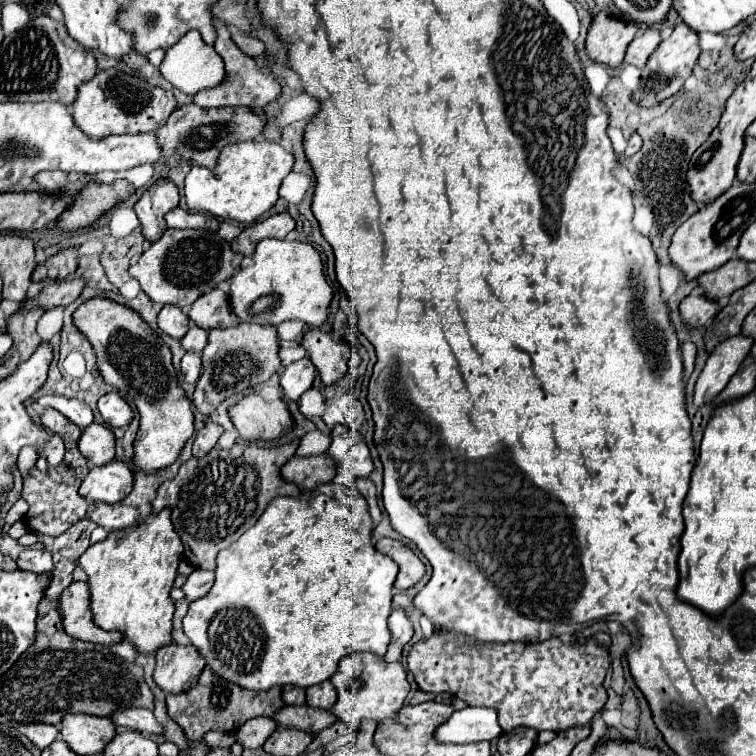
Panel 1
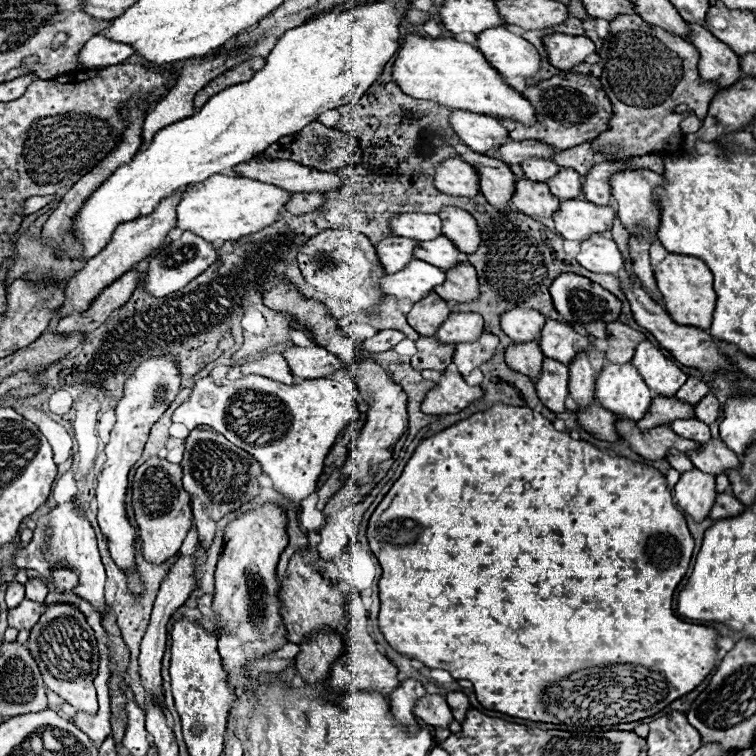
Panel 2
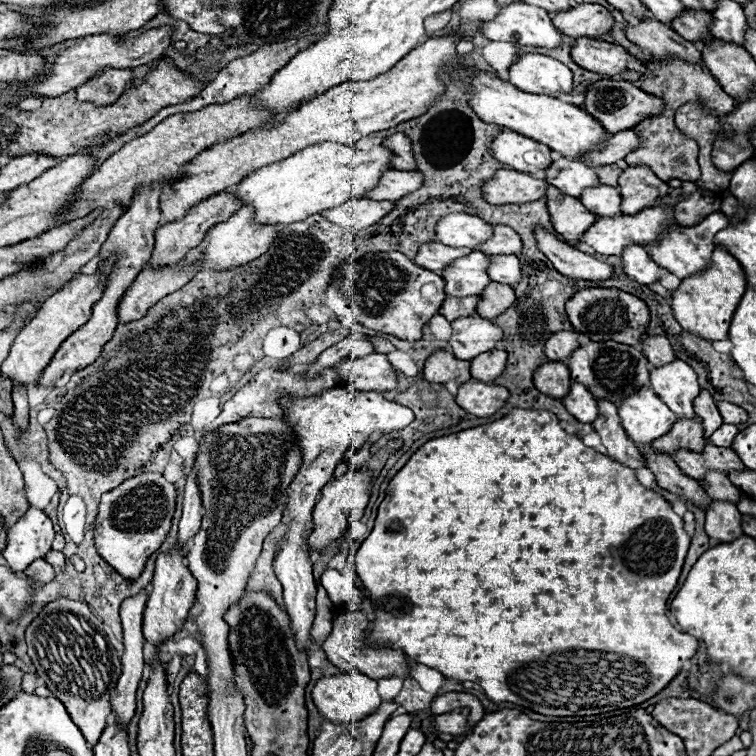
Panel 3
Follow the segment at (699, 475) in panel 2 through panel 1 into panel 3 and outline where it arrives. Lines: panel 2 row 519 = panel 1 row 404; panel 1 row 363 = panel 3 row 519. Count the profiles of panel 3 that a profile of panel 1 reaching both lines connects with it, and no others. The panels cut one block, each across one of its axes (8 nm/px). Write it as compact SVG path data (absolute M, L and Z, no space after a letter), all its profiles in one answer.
M712 500L706 510L706 534L716 542L732 542L740 538L742 532L742 514L736 504Z

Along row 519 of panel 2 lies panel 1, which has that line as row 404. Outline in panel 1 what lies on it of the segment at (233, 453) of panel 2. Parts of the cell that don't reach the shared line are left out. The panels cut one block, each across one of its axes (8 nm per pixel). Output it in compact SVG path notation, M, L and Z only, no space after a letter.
M240 322L232 328L214 328L208 334L208 344L202 350L202 374L196 382L192 396L198 412L210 416L232 392L246 394L256 384L266 382L282 366L280 362L280 340L276 326L258 326Z

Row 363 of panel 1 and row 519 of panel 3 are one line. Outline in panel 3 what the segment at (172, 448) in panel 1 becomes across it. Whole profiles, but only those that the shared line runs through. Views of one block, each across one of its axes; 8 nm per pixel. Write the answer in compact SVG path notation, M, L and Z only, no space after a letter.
M158 472L128 478L118 488L106 492L98 506L94 528L96 552L126 578L138 578L146 560L164 542L176 508L176 488Z

